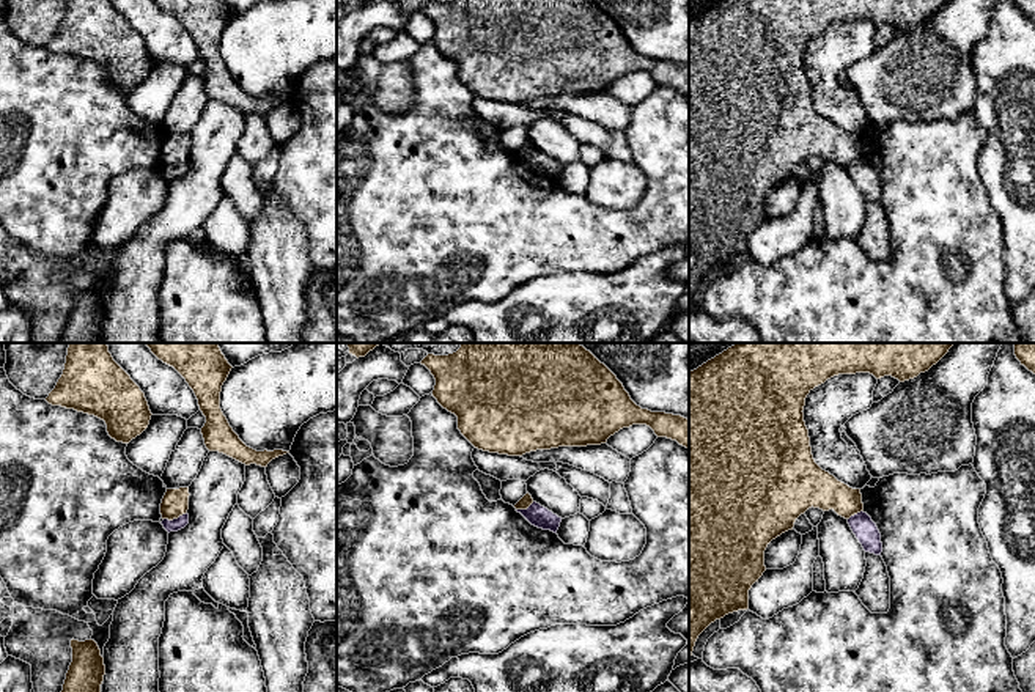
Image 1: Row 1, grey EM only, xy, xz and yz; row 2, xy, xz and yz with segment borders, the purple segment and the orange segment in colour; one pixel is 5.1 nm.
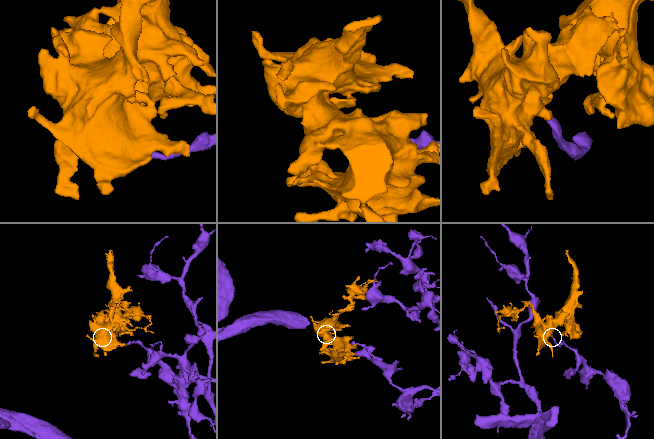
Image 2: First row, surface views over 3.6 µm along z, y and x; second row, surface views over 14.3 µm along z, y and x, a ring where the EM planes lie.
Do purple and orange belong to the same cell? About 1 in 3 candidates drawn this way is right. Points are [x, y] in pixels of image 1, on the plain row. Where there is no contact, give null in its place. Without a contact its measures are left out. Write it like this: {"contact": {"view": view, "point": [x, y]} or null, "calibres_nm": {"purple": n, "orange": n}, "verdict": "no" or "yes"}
{"contact": {"view": "xy", "point": [175, 167]}, "calibres_nm": {"purple": 60, "orange": 140}, "verdict": "no"}

